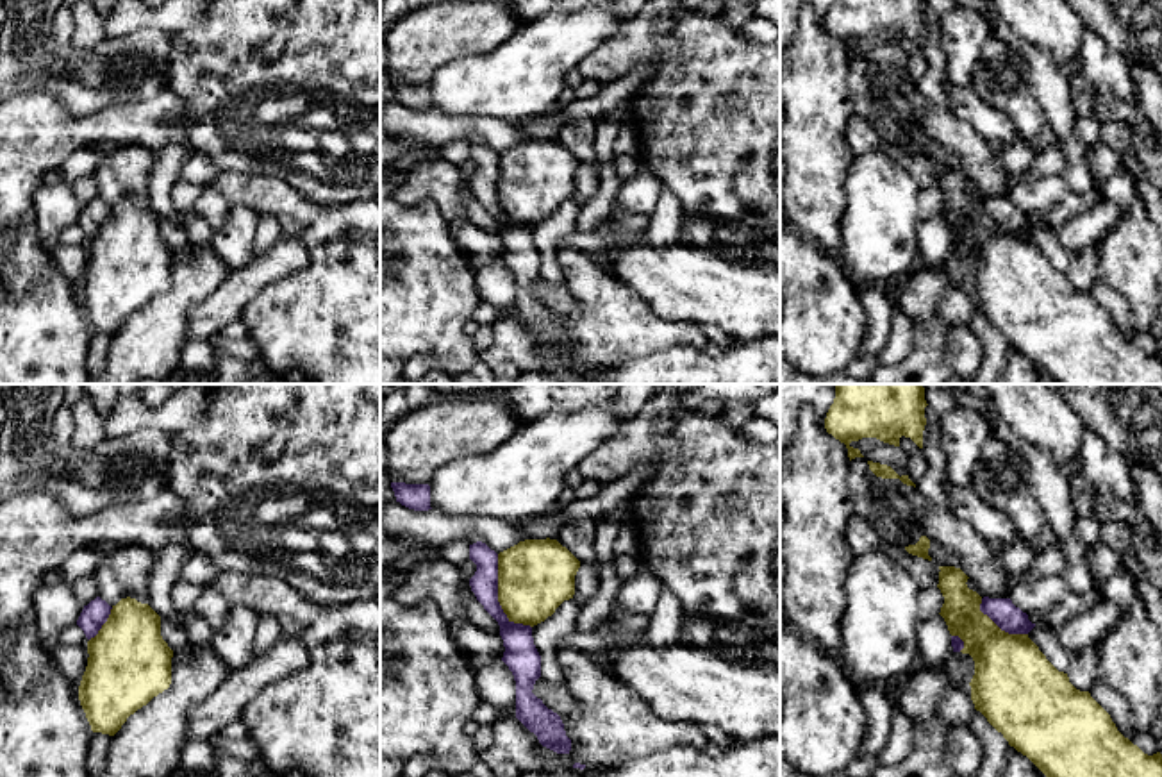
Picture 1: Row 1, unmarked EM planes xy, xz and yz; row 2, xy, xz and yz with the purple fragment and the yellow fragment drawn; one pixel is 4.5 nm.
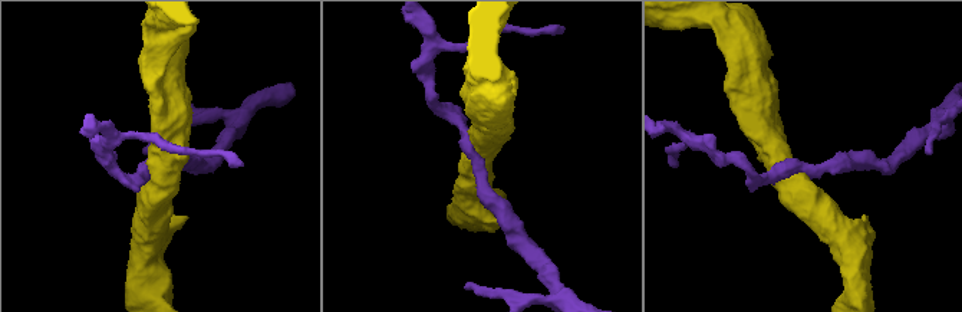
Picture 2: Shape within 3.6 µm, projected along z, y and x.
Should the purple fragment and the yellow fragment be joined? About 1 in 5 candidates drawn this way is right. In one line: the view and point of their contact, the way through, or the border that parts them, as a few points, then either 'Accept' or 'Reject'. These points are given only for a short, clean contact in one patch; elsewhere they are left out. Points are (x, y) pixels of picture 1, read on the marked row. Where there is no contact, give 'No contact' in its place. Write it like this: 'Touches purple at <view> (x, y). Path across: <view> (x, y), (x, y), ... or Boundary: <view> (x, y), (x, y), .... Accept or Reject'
Touches purple at xz (497, 597). Boundary: xz (497, 554), (497, 601), (511, 620), (531, 627). Reject

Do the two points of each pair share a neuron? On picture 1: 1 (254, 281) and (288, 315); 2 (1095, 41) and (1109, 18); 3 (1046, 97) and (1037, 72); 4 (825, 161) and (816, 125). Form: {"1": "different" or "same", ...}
{"1": "different", "2": "different", "3": "same", "4": "same"}

